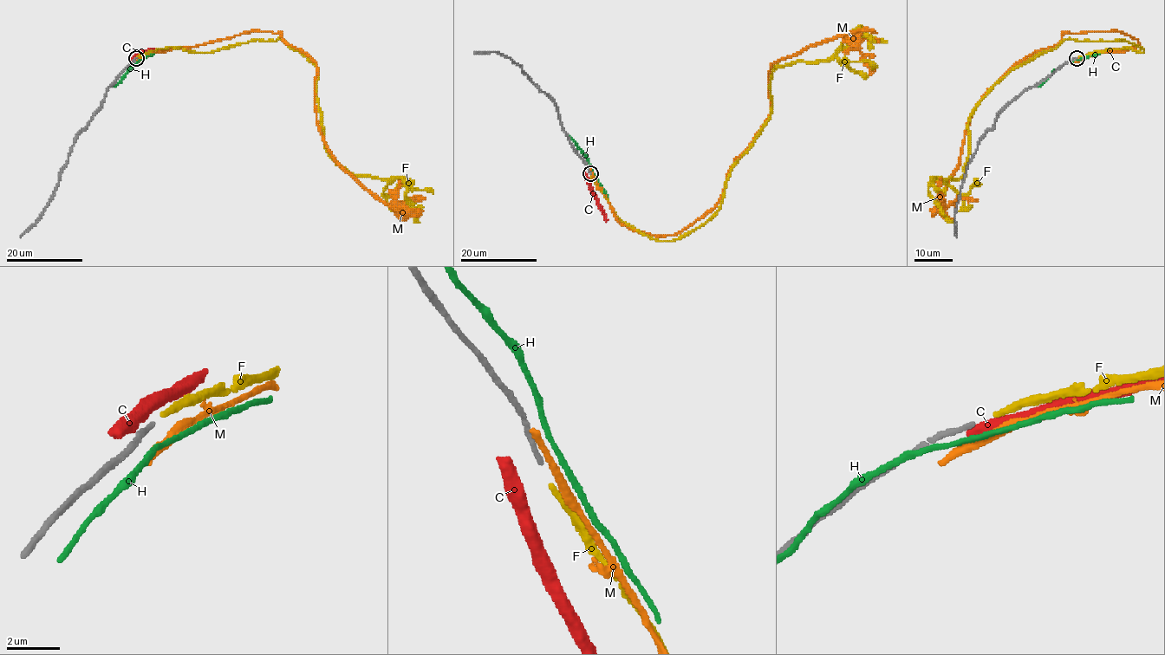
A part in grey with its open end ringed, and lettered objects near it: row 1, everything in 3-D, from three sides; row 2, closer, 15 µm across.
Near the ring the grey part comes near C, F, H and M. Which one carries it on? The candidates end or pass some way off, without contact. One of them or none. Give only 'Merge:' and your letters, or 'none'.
Merge: F

